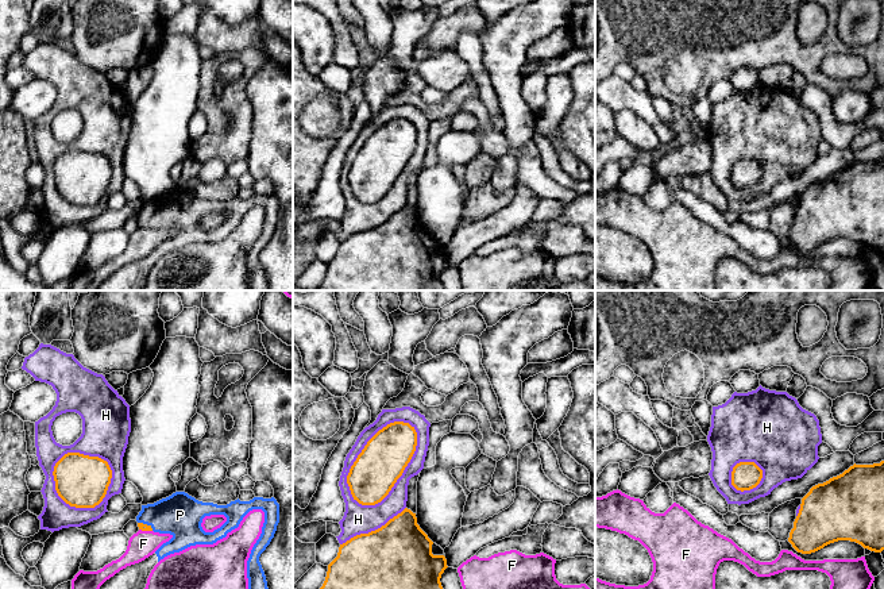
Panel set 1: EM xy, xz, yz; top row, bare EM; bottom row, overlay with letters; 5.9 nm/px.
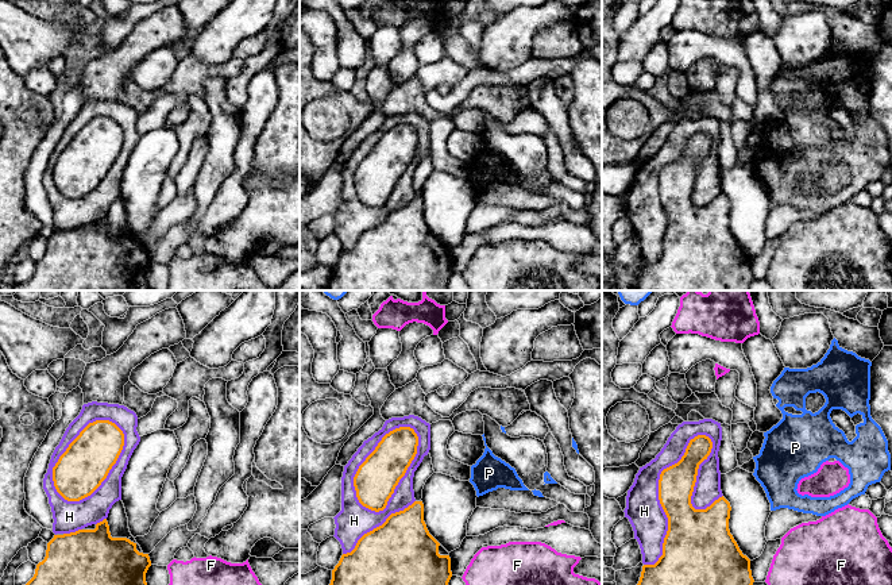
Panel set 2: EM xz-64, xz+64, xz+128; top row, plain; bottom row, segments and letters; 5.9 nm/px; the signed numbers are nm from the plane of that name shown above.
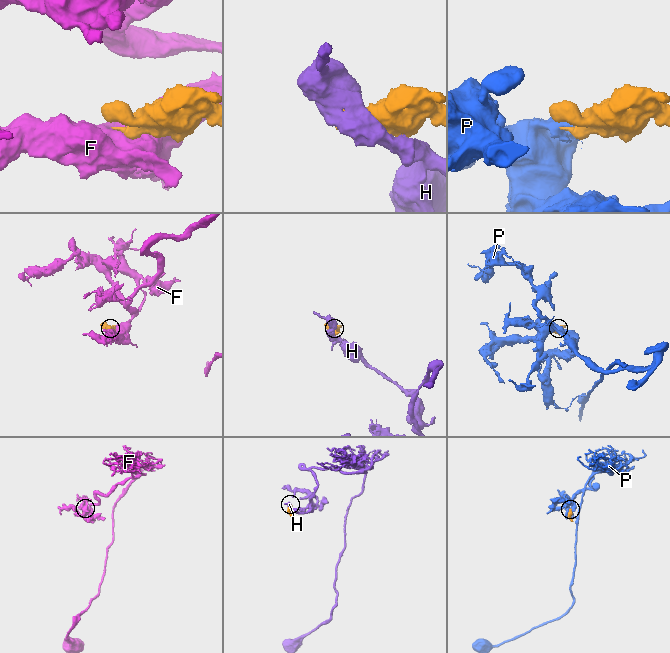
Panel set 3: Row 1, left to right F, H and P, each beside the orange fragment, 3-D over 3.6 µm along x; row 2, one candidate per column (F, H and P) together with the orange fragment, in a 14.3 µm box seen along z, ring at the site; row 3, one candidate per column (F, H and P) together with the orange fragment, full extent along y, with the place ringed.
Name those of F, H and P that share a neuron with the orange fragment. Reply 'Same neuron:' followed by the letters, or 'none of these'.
Same neuron: P

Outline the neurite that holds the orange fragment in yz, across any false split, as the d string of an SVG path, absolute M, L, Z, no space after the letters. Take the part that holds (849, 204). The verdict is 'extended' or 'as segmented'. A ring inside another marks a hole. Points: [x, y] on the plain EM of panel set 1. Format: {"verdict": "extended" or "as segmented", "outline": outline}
{"verdict": "as segmented", "outline": "M884 158L854 161L802 196L788 235L792 245L811 251L838 238L884 247Z"}

